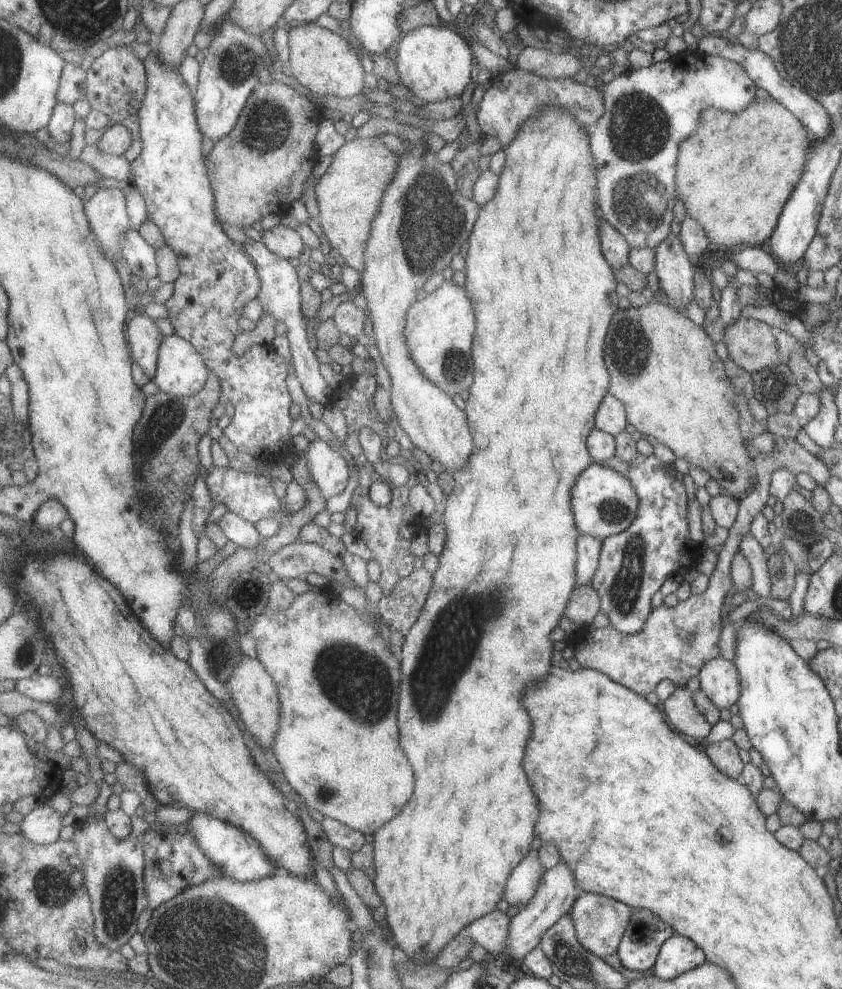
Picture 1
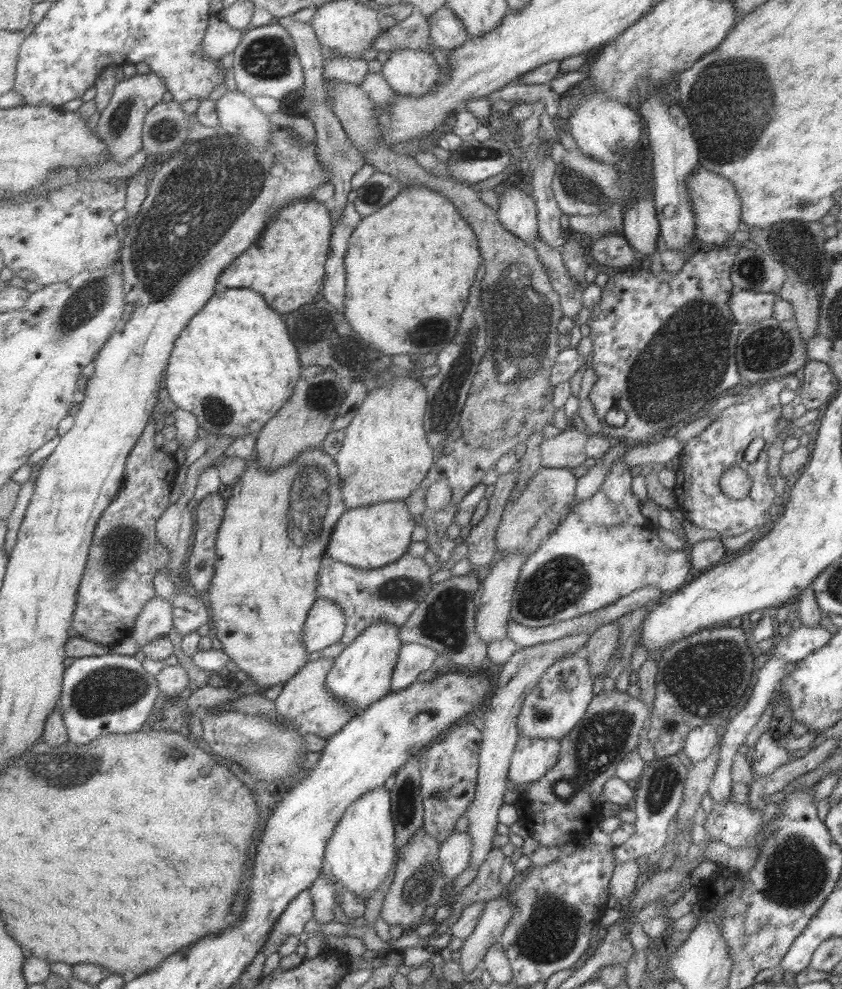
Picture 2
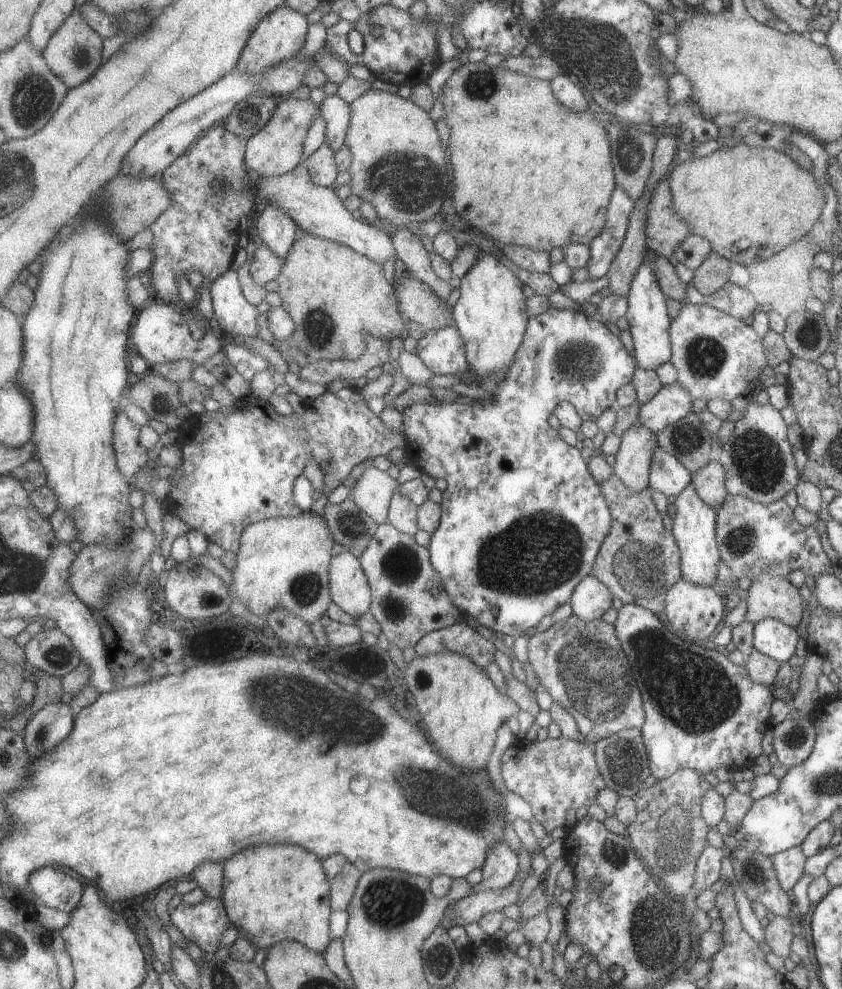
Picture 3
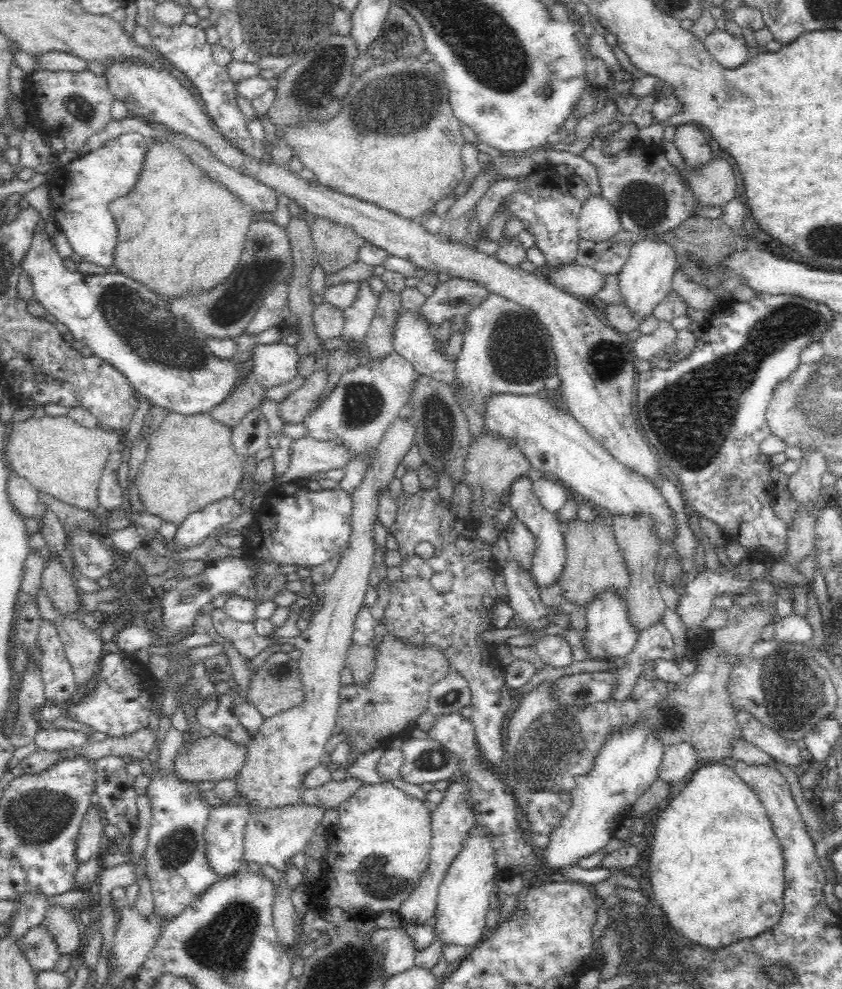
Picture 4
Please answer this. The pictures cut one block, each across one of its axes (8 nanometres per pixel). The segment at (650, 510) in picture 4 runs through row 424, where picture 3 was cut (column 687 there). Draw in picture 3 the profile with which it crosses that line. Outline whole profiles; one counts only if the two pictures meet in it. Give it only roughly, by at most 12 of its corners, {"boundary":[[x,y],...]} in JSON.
{"boundary":[[691,483],[676,496],[671,531],[681,577],[714,588],[715,510]]}

